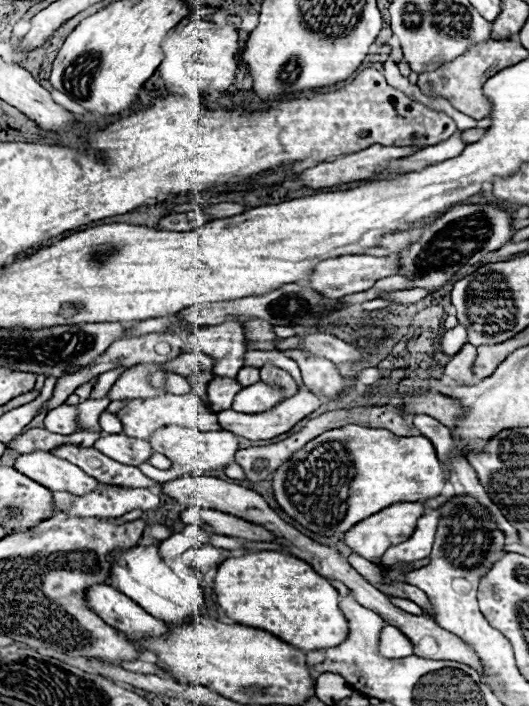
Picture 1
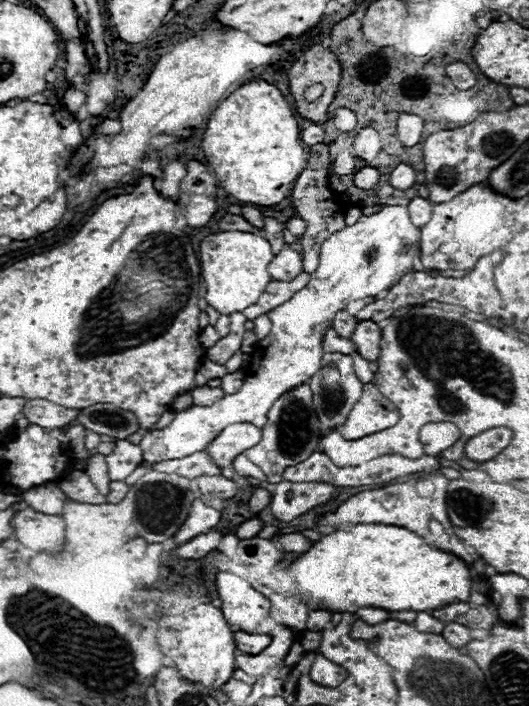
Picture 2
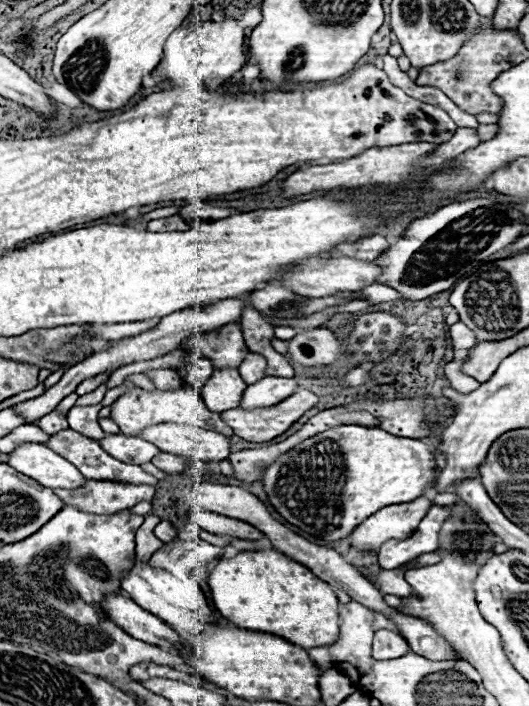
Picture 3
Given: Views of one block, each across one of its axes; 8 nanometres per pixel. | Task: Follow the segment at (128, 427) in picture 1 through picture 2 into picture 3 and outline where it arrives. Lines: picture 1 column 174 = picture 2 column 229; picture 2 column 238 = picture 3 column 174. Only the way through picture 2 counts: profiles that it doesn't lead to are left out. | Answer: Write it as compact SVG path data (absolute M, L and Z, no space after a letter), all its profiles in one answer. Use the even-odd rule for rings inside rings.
M186 382L178 390L132 388L112 404L110 418L116 420L116 424L120 424L120 432L128 436L136 436L148 424L160 424L160 422L176 422L176 424L188 424L188 426L198 426L198 428L212 428L214 432L220 432L226 436L234 434L232 428L228 428L228 424L222 422L220 412L210 412L202 400L202 394L192 384L186 384Z

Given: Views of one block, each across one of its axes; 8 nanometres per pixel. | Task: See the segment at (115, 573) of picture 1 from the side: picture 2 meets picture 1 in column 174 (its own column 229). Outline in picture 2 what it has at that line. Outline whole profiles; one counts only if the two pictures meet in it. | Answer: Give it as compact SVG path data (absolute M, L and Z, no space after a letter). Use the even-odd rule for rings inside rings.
M218 574L216 590L222 600L220 610L234 632L244 628L244 632L270 634L270 630L264 630L266 618L270 618L270 600L262 592L232 574Z

